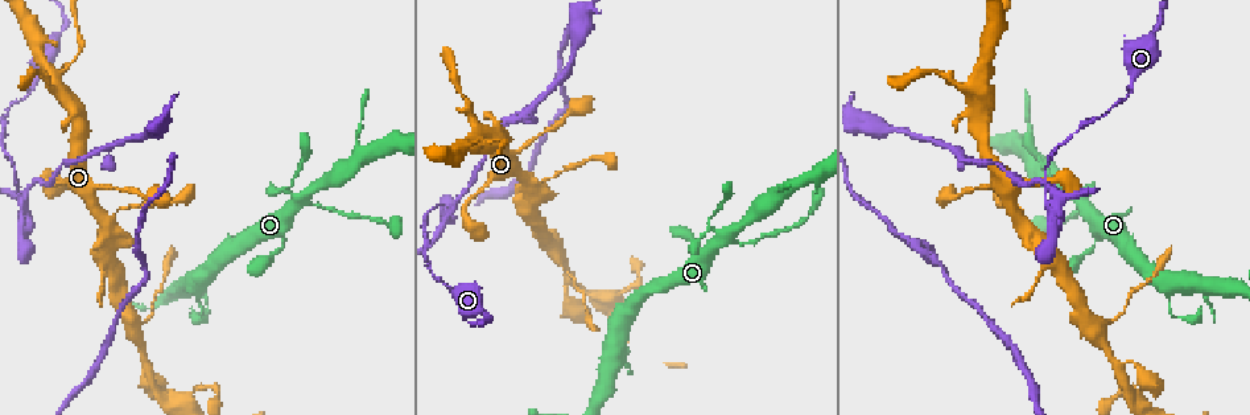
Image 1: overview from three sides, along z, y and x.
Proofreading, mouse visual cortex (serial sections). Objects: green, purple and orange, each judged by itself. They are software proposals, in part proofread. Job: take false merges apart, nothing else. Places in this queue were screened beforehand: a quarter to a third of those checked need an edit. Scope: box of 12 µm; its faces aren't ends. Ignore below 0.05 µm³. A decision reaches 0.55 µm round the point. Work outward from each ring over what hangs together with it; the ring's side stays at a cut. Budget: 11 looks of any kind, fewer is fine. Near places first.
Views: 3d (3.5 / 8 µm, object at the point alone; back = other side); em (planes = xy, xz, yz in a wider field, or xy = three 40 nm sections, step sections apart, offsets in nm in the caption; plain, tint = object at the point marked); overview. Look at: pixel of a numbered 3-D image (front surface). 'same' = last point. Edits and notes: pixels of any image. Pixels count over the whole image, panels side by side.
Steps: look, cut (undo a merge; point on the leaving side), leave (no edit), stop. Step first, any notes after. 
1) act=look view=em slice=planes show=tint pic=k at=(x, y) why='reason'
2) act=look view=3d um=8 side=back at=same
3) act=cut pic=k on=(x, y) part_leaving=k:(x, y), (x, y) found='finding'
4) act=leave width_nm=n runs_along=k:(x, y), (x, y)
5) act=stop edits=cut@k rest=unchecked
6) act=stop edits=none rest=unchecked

act=look view=3d um=3.5 pic=1 at=(530, 180) why='branch point'

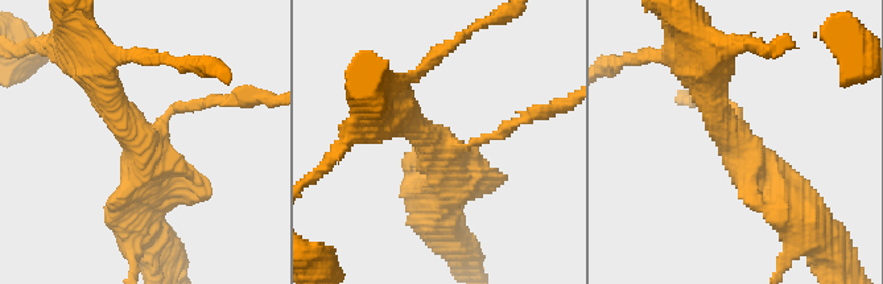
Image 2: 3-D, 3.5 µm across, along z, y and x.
act=look view=em slice=xy step=1 show=tint pic=2 at=(733, 138) why='now the EM'

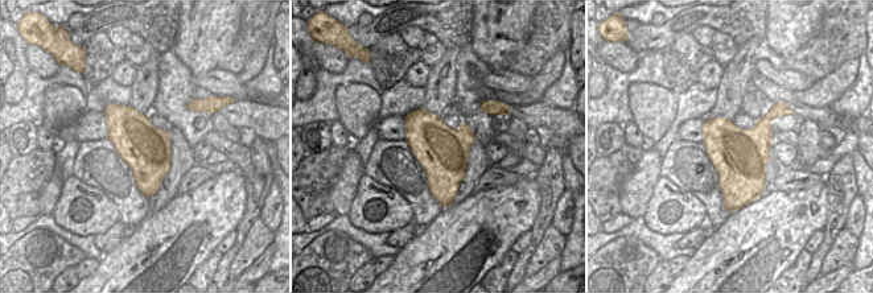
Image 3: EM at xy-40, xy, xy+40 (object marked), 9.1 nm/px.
act=leave runs_along=2:(704, 69), (719, 122), (795, 204) found='continuous, no second cell'

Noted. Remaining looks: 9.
act=look view=3d um=3.5 side=back pic=1 at=(1129, 92) why='calibre changes'

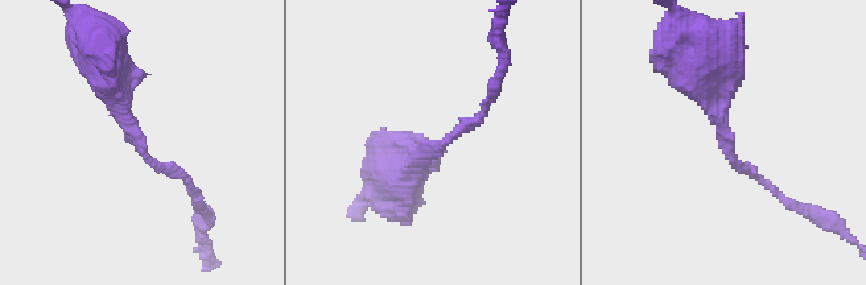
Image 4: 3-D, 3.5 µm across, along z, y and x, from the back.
act=look view=em slice=xy step=1 show=tint pic=4 at=(438, 154) arm_widths_nm=150,400 why='need the tissue'

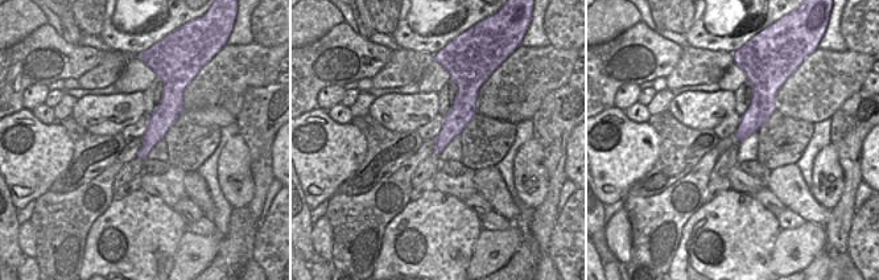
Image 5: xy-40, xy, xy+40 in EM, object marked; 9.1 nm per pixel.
act=look view=em slice=xy step=3 show=tint at=same

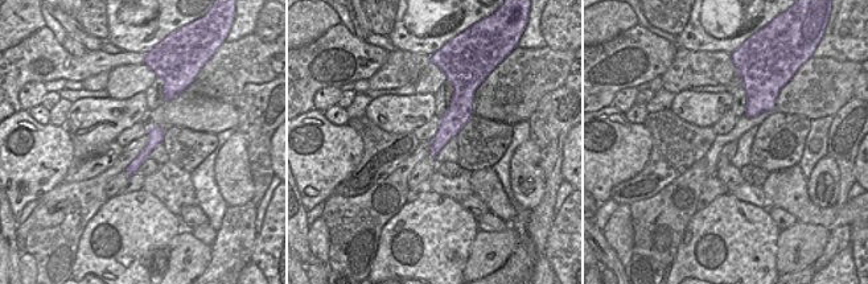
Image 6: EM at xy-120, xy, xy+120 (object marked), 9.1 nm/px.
act=leave runs_along=6:(464, 95), (459, 114), (434, 152) found='one cell here'

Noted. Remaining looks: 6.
act=look view=3d um=3.5 pic=1 at=(21, 197) why='four arms meet'

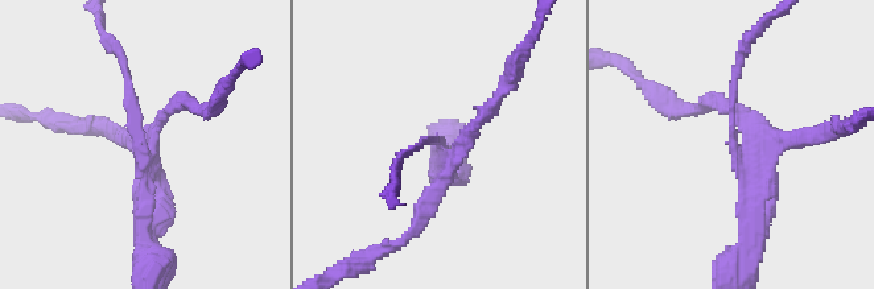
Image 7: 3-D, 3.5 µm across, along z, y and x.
act=look view=em slice=xy step=3 show=tint pic=7 at=(440, 139)

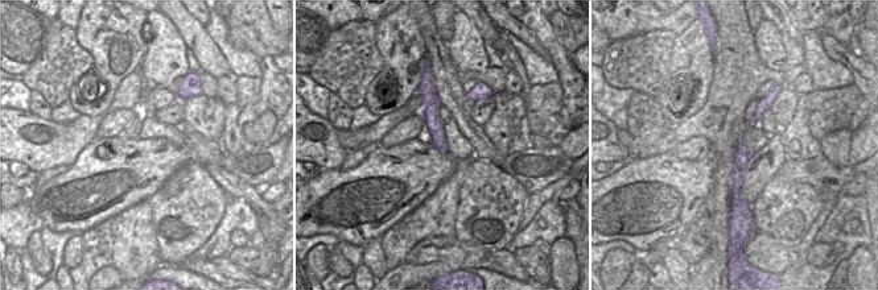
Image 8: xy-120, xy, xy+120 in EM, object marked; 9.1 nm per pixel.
act=cut pic=7 on=(441, 190) width_nm=150 part_leaving=7:(151, 151), (174, 106), (211, 110) found='a second cell is stuck on'

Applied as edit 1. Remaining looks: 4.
act=look view=overview

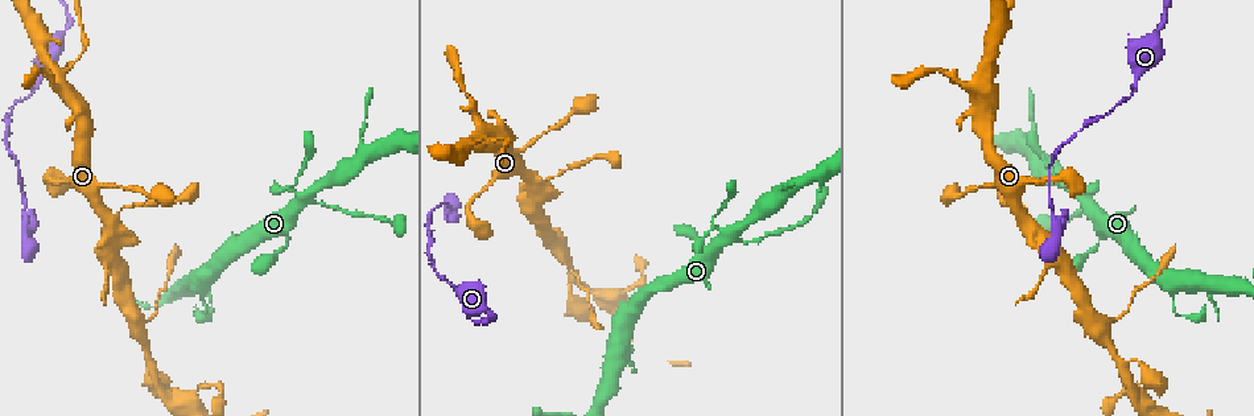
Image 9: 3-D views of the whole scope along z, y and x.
act=look view=3d um=8 pic=9 at=(306, 199) why='looks like a crossing'

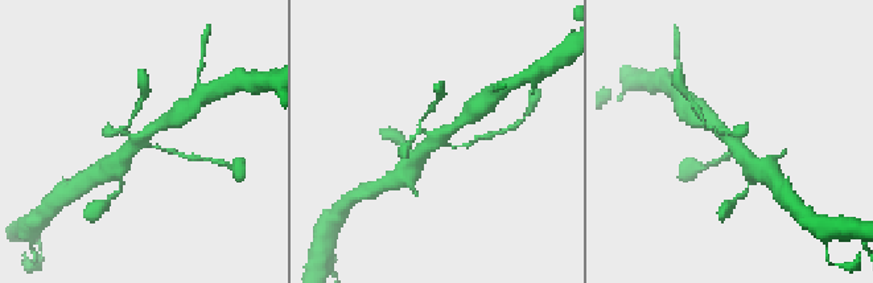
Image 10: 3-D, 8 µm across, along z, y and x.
act=look view=em slice=xy step=5 show=tint pic=10 at=(436, 142) why='need the tissue'

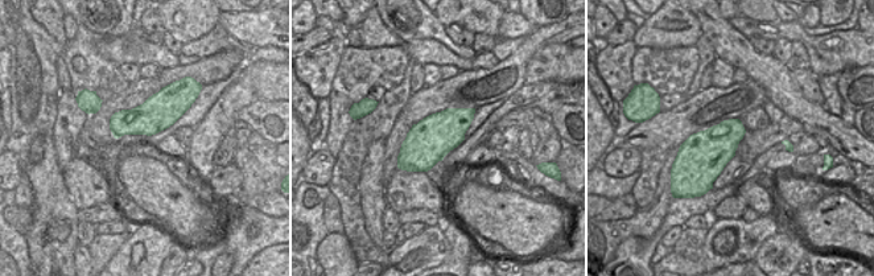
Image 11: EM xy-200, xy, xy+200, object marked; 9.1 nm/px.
act=leave runs_along=10:(118, 165), (152, 127), (167, 121) found='all the same cell'

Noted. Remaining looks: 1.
act=stop edits=cut@7 rest=unchecked

